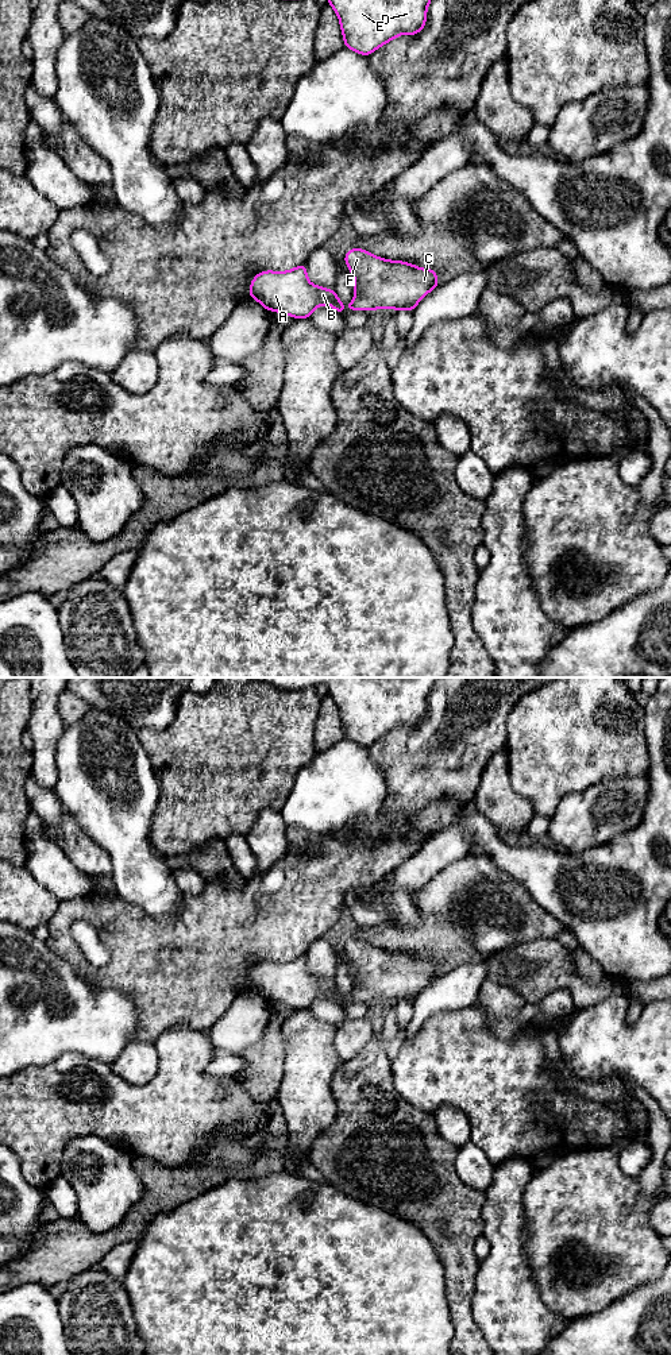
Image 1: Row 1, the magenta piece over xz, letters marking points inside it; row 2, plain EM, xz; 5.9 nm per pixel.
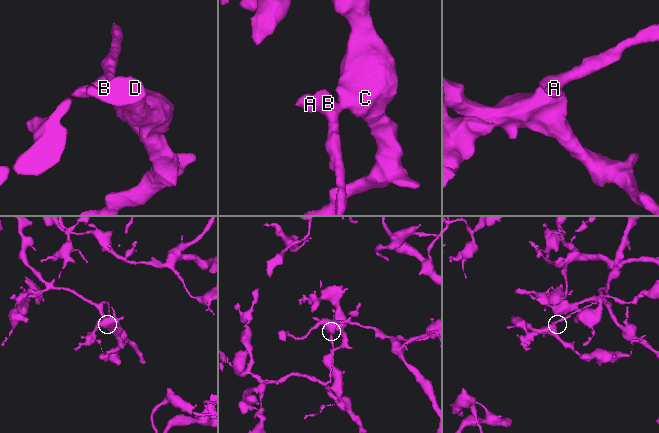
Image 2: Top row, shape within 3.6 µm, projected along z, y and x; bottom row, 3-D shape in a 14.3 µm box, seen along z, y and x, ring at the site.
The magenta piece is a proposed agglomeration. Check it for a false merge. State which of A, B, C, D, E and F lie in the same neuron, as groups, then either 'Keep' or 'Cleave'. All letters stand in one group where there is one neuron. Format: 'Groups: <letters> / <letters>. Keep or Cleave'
Groups: A B C D E F. Keep

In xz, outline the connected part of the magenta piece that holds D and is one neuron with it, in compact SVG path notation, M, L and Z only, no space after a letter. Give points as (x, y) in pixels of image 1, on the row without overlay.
M216 678L227 686L262 682L282 691L300 691L319 684L328 687L344 730L344 738L369 748L398 726L416 726L427 714L427 700L437 678Z

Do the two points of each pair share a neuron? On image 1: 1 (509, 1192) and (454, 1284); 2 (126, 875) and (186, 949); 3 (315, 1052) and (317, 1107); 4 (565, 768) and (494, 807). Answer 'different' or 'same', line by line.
1: different
2: different
3: same
4: different

